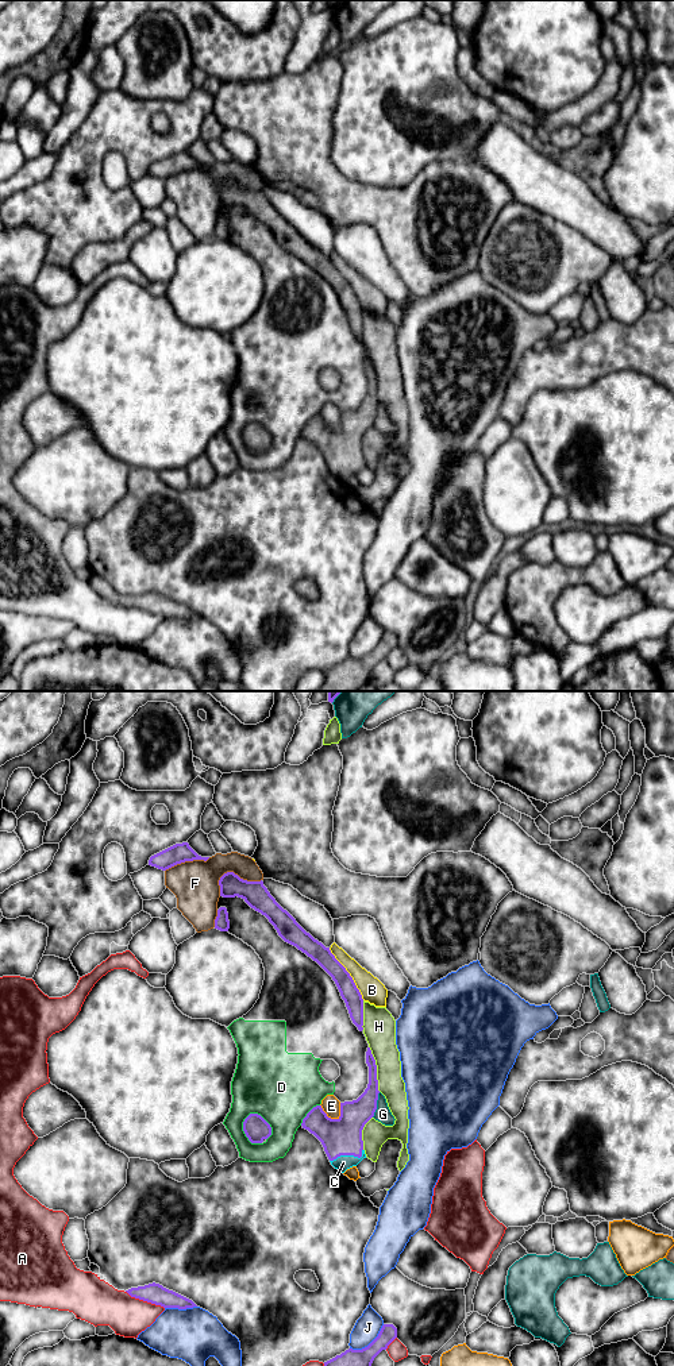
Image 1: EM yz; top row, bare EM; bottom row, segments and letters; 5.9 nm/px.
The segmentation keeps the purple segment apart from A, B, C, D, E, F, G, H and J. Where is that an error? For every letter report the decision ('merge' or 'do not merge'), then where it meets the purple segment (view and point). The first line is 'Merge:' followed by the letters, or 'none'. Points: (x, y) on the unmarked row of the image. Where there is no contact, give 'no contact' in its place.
Merge: C
A: do not merge | yz (145, 609)
B: do not merge | yz (349, 282)
C: merge | yz (349, 463)
D: do not merge | yz (261, 425)
E: do not merge | yz (327, 425)
F: do not merge | yz (231, 181)
G: do not merge | yz (376, 413)
H: do not merge | yz (376, 378)
J: do not merge | yz (370, 652)

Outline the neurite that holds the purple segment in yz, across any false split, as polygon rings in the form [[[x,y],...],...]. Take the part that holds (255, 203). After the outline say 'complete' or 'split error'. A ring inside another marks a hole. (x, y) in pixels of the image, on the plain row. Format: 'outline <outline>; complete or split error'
outline [[[234,181],[224,182],[220,189],[220,205],[242,207],[251,217],[265,224],[278,244],[316,270],[335,290],[346,312],[350,327],[359,340],[363,339],[363,308],[353,286],[335,267],[330,256],[307,242],[296,228],[270,204],[263,190],[247,190]]]; complete

